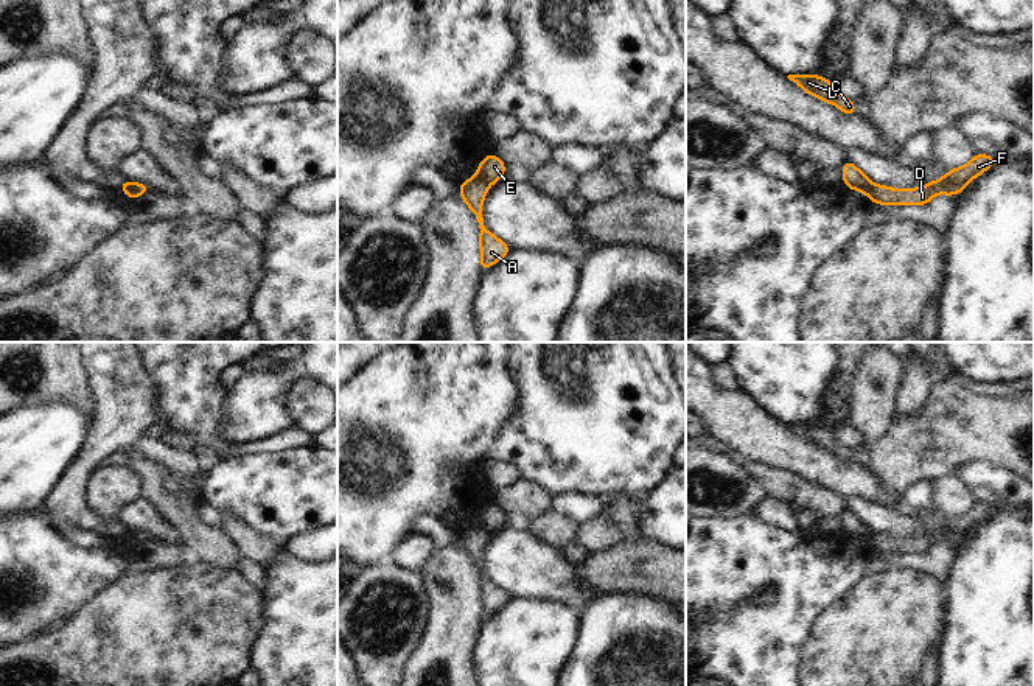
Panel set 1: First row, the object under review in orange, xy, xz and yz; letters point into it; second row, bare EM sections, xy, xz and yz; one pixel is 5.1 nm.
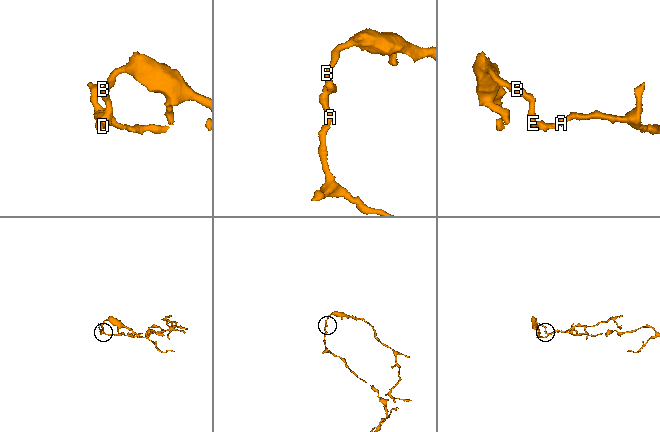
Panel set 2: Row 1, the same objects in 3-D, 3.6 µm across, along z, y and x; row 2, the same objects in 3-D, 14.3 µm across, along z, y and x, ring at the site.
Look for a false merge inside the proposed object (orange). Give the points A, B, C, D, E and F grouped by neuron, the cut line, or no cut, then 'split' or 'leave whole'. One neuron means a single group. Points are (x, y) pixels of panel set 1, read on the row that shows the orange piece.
A D F / B C E; cut in xy along (129, 184), (137, 196); split

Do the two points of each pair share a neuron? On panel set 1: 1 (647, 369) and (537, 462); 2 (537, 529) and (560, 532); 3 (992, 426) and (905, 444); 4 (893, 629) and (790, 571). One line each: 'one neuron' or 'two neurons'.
1: one neuron
2: one neuron
3: one neuron
4: two neurons

